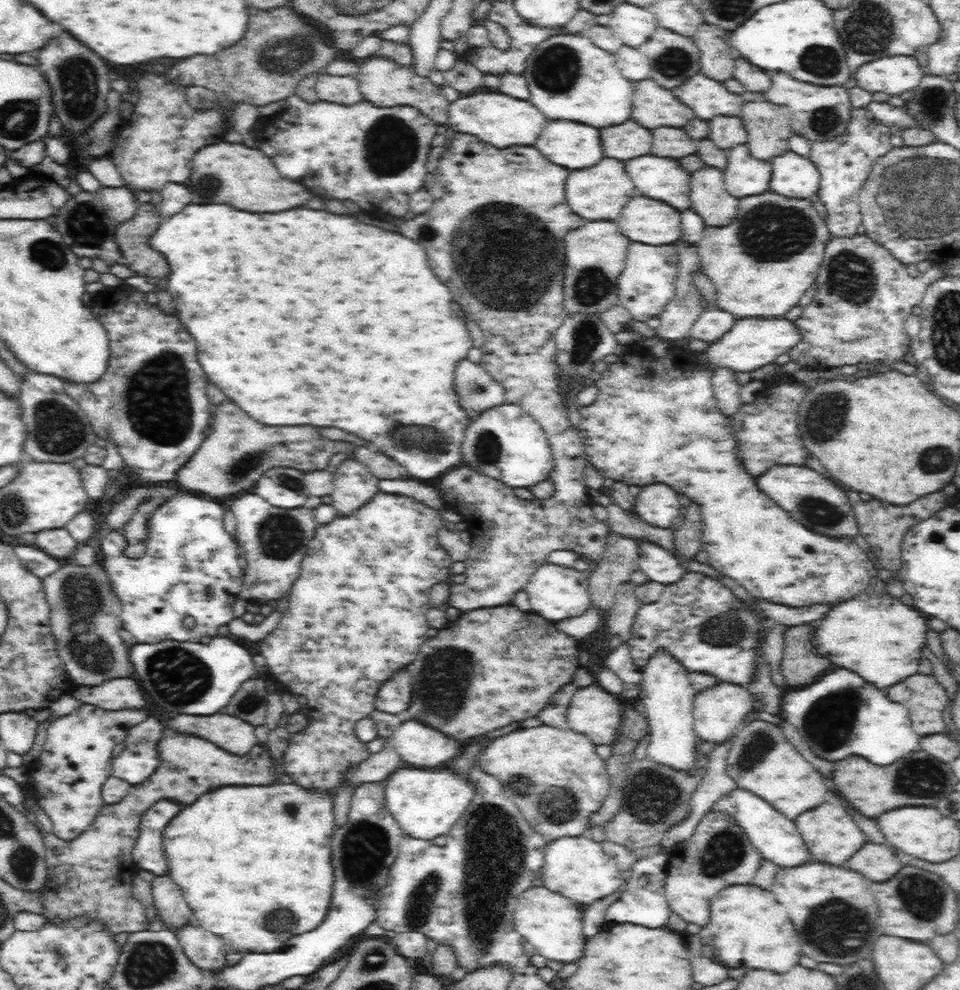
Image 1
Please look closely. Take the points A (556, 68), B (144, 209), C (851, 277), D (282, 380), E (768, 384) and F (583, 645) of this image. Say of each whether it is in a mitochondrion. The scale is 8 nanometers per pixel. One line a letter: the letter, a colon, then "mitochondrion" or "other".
A: mitochondrion
B: other
C: mitochondrion
D: other
E: other
F: other

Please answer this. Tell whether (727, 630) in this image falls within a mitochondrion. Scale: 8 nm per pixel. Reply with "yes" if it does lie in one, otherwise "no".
yes

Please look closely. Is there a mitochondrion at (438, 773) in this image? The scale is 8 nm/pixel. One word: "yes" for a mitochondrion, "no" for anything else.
no

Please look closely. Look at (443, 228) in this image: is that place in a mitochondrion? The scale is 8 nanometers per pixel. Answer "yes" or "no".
no

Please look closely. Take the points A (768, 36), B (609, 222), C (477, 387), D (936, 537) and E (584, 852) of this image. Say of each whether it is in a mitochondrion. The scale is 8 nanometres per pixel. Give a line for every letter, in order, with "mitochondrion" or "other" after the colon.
A: other
B: other
C: mitochondrion
D: other
E: other

